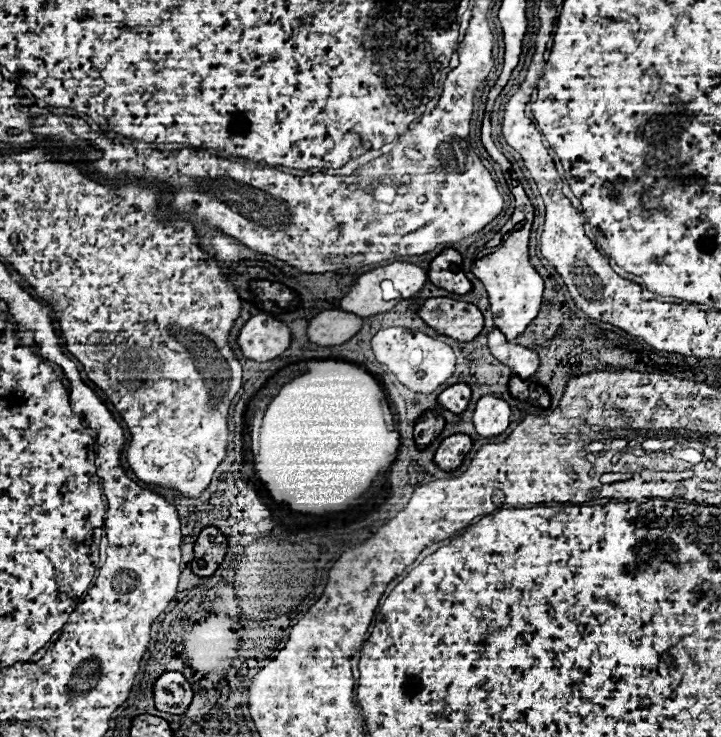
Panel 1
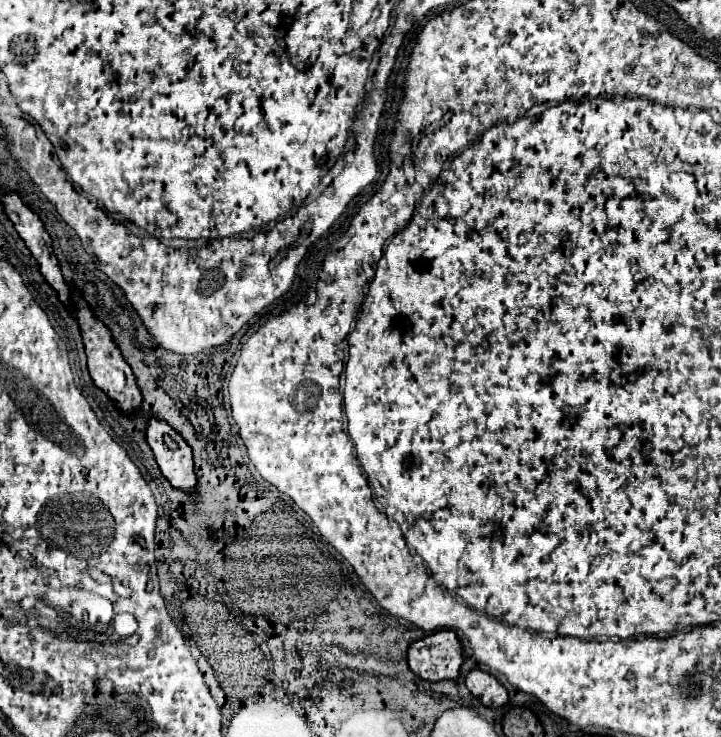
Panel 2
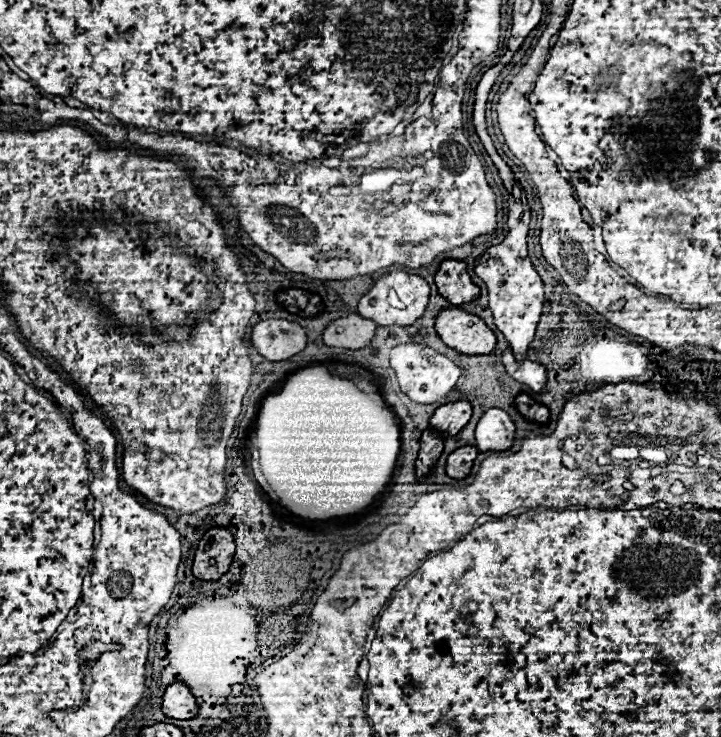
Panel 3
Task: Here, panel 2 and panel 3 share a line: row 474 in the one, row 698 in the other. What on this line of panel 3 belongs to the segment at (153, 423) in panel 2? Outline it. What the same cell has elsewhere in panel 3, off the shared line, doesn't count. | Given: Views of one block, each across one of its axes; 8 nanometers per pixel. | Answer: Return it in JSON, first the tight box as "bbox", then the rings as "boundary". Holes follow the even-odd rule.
{"bbox":[162,682,198,720],"boundary":[[[176,682],[176,684],[168,686],[168,690],[164,694],[162,712],[170,718],[192,720],[194,716],[198,716],[198,704],[196,704],[196,698],[186,688],[186,684]]]}

